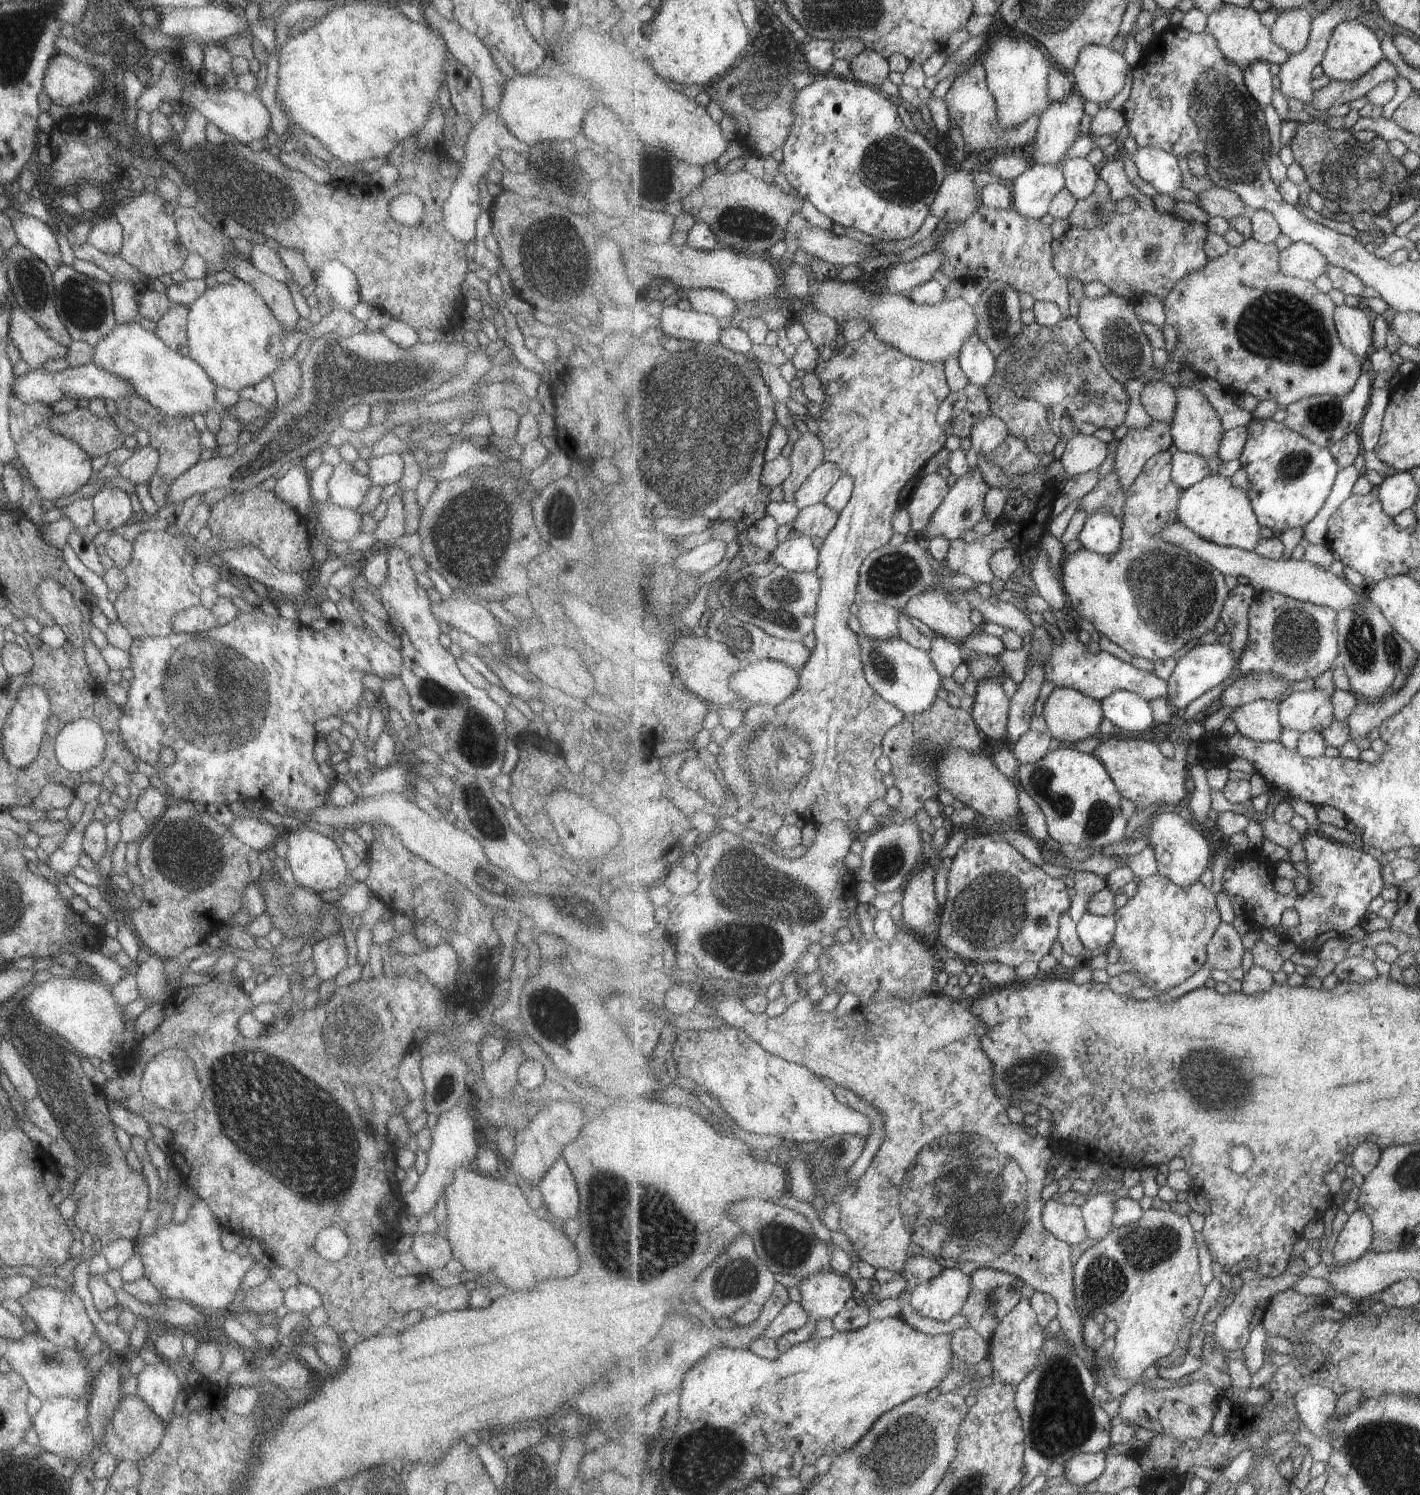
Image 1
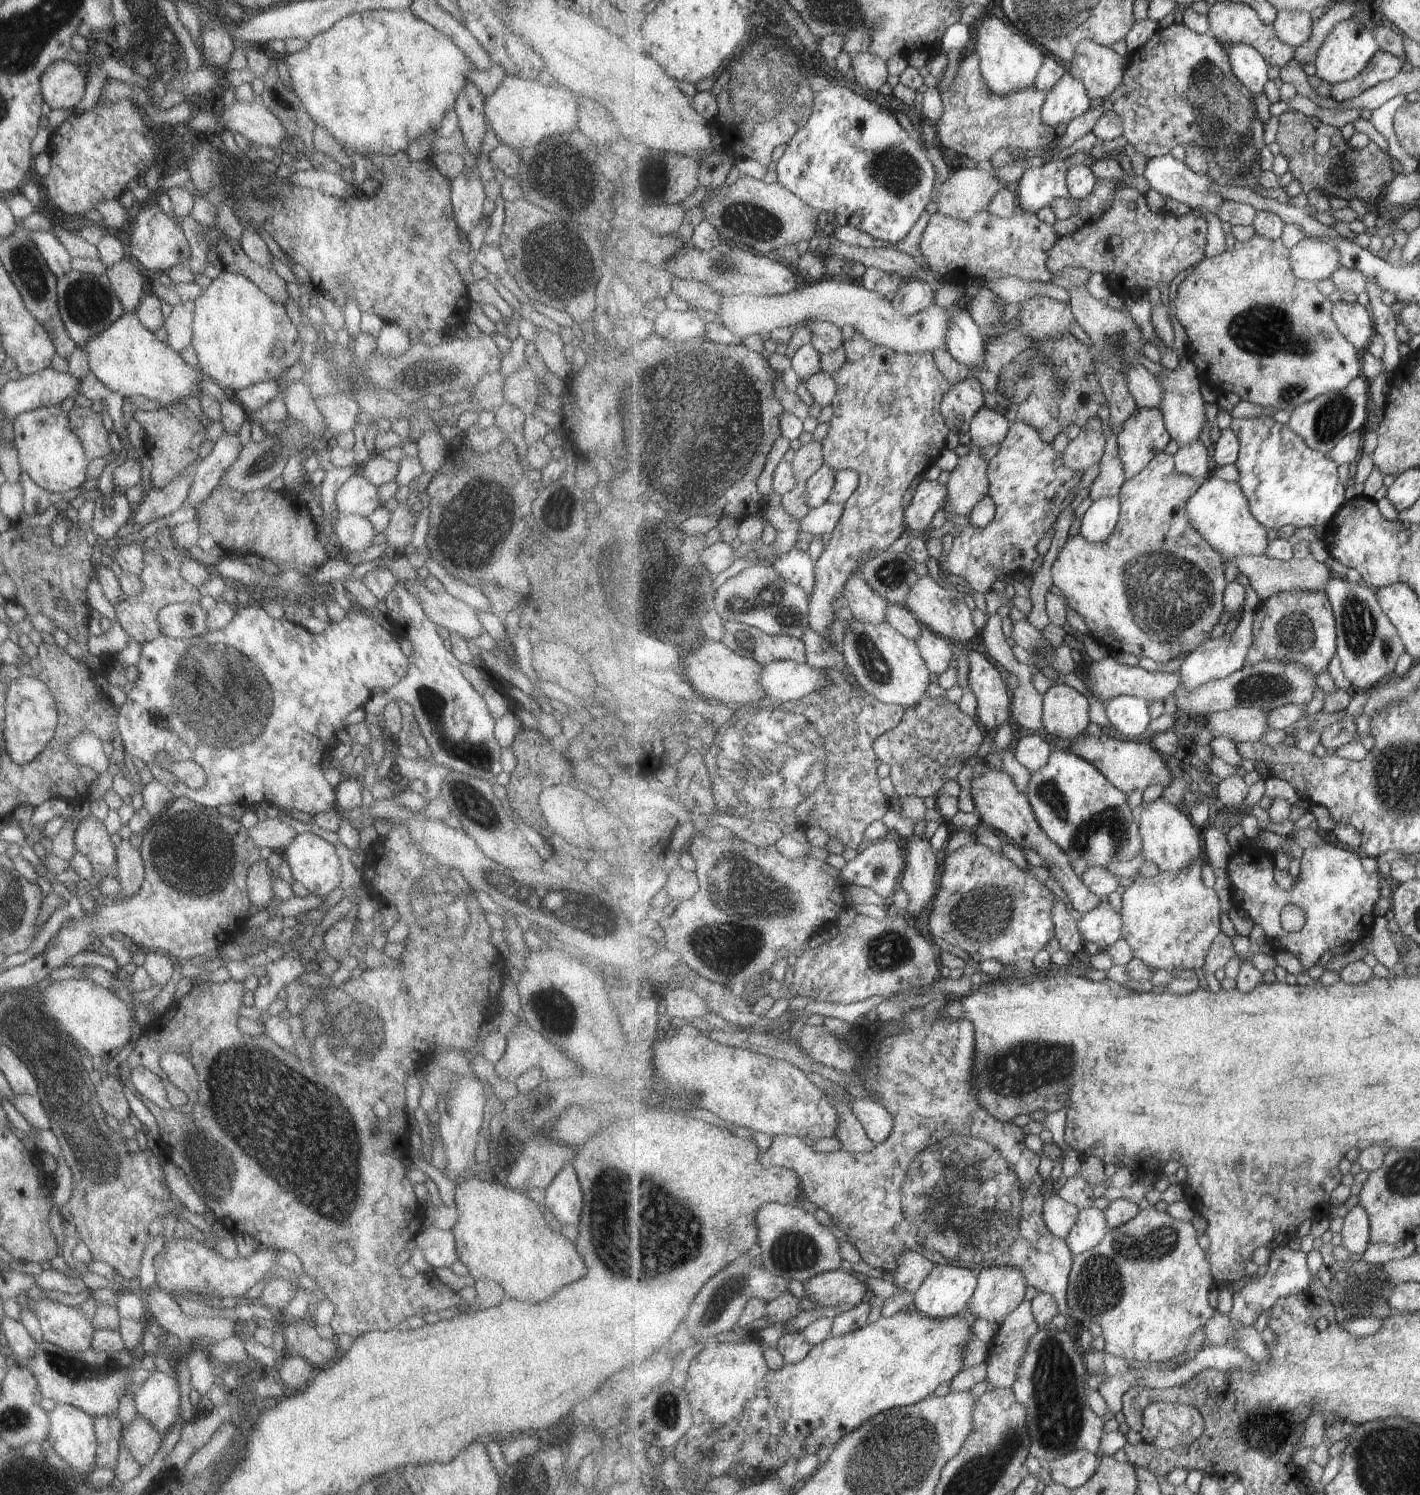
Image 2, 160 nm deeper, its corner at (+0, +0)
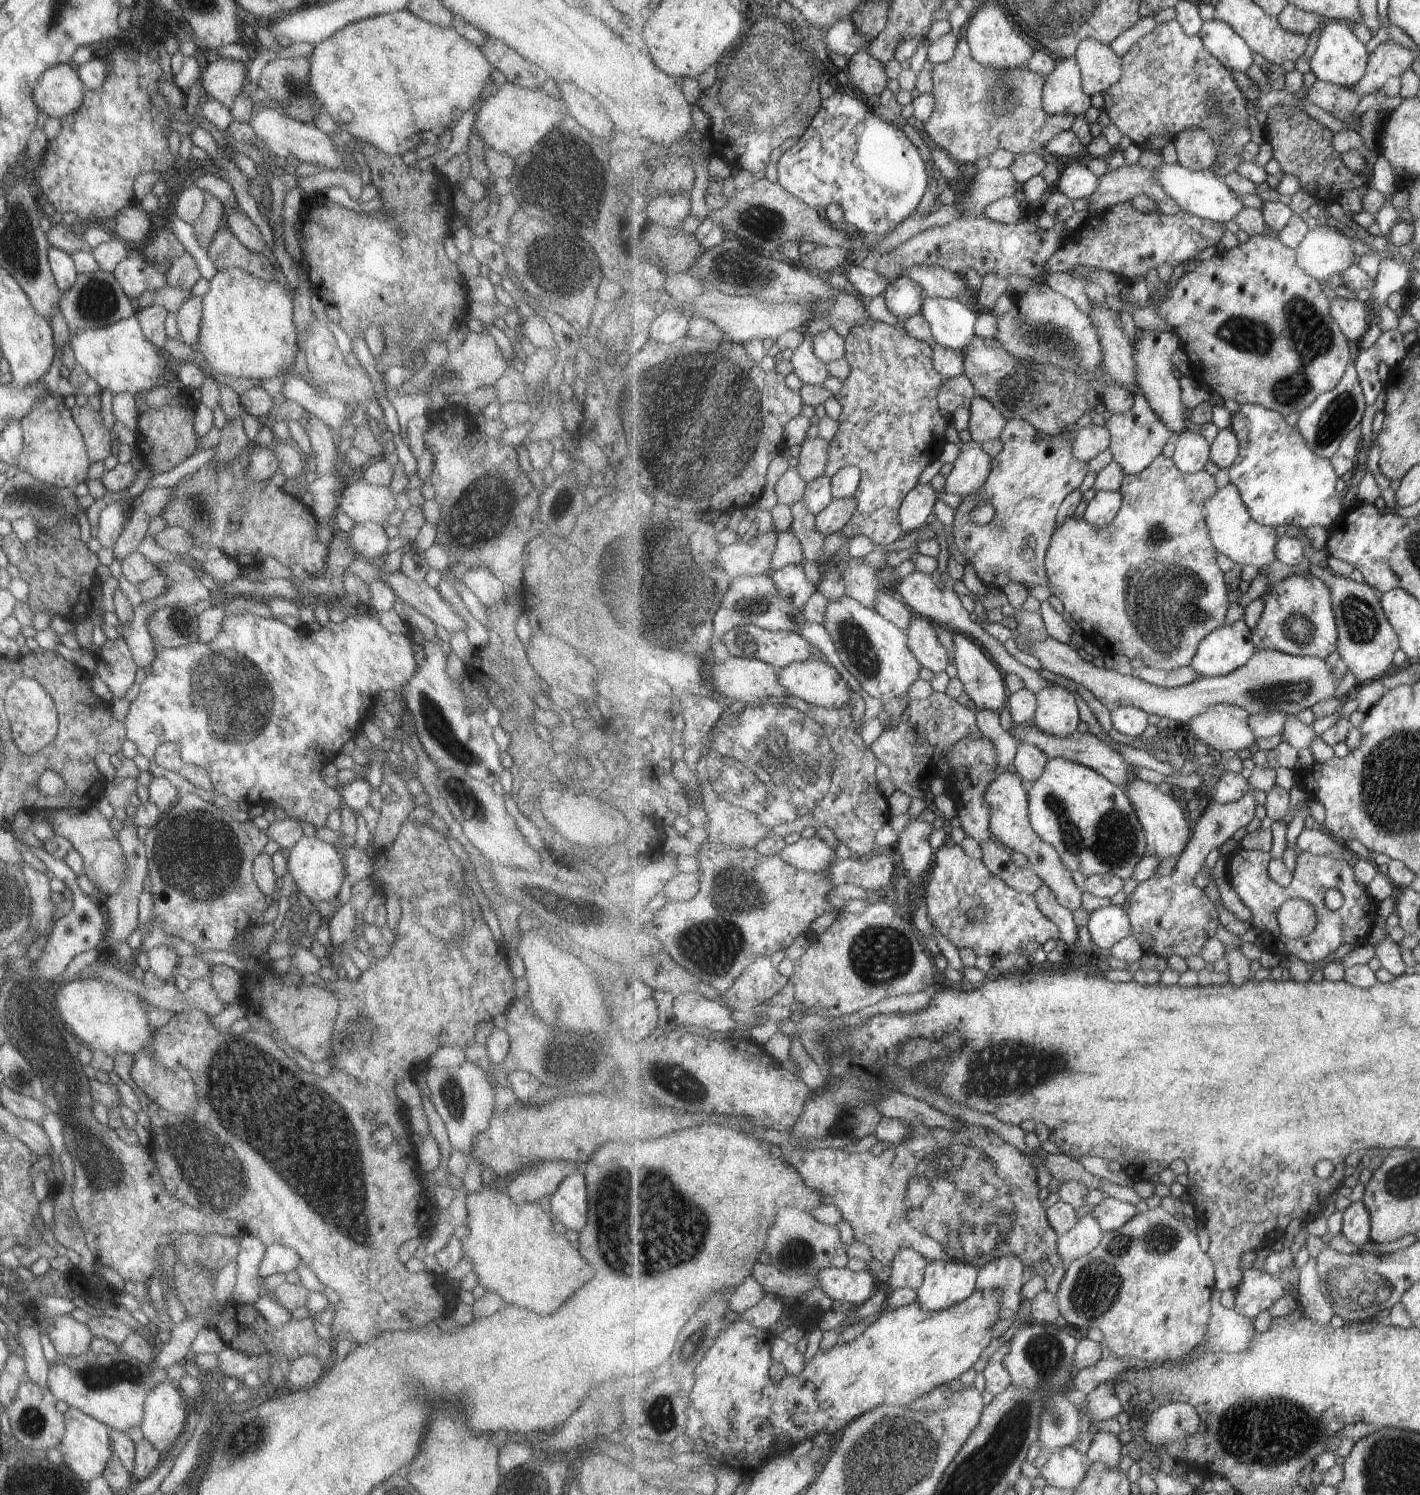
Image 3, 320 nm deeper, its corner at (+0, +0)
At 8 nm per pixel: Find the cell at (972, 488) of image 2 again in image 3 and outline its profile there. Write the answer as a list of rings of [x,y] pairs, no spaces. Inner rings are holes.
[[[979,441],[966,442],[945,479],[944,492],[961,498],[972,495],[986,483],[992,464],[991,456],[981,448]]]

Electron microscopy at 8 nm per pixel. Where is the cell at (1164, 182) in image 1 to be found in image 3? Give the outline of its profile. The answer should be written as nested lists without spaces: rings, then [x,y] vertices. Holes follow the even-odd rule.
[[[1179,162],[1155,169],[1153,176],[1157,182],[1179,203],[1179,206],[1188,213],[1215,222],[1225,223],[1235,220],[1240,212],[1246,207],[1242,196],[1233,192],[1223,178],[1215,172],[1214,168],[1204,171],[1192,171],[1183,167]]]

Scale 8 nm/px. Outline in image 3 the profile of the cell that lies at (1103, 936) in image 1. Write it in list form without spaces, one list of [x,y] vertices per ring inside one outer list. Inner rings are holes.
[[[1109,905],[1089,916],[1087,928],[1092,942],[1099,948],[1110,950],[1118,942],[1133,934],[1133,925],[1127,911],[1121,905]]]

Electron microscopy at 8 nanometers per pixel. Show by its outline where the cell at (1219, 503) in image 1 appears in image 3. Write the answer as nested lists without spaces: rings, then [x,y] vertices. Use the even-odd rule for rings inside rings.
[[[1233,483],[1218,489],[1215,496],[1207,499],[1206,523],[1218,552],[1226,554],[1235,563],[1256,566],[1261,570],[1277,560],[1276,548],[1280,539],[1277,528],[1259,524],[1251,516],[1250,509],[1243,502],[1242,493]]]

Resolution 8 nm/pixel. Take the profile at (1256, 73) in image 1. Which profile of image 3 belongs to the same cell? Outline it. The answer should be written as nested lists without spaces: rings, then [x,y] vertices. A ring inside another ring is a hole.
[[[1215,18],[1205,21],[1198,35],[1202,36],[1206,49],[1219,57],[1228,69],[1248,74],[1248,68],[1254,65],[1254,50],[1228,22]]]

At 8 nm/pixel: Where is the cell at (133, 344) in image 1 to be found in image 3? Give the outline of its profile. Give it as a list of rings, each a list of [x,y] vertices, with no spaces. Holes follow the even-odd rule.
[[[134,315],[99,328],[79,329],[72,335],[69,334],[68,345],[71,347],[74,361],[86,372],[88,378],[91,378],[101,391],[108,390],[113,395],[128,392],[136,397],[137,393],[145,394],[156,386],[157,378],[161,374],[165,373],[164,378],[167,378],[167,374],[171,374],[174,368],[174,364],[163,361],[159,349],[143,336]]]

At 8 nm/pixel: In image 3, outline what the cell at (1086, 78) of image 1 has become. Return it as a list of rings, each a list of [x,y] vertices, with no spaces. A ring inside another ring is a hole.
[[[1083,40],[1076,59],[1082,68],[1083,90],[1089,96],[1103,94],[1122,79],[1122,57],[1117,56],[1111,46],[1098,40]]]

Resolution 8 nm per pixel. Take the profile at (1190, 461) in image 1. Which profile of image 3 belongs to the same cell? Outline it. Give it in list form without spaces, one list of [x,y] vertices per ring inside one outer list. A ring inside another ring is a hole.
[[[1185,430],[1175,437],[1174,443],[1172,459],[1181,472],[1198,473],[1210,461],[1212,444],[1209,444],[1207,438],[1200,433]]]

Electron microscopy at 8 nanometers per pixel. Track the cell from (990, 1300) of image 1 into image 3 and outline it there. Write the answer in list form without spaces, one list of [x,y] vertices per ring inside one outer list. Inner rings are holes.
[[[1005,1255],[981,1267],[978,1289],[1001,1289],[1003,1300],[1000,1318],[1014,1319],[1023,1300],[1025,1263],[1017,1255]]]

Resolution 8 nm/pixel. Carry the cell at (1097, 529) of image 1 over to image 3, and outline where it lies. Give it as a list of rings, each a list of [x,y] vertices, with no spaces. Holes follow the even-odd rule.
[[[1098,491],[1085,506],[1084,517],[1096,527],[1107,526],[1121,510],[1123,493],[1119,491]]]

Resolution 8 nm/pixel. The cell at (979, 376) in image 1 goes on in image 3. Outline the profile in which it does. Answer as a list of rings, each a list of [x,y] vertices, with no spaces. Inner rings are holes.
[[[927,296],[921,309],[938,344],[959,352],[964,352],[976,337],[979,312],[961,301]]]

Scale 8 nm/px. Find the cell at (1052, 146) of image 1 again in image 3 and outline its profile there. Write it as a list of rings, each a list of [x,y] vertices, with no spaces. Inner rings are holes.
[[[1076,56],[1058,59],[1055,70],[1046,76],[1043,106],[1048,113],[1085,115],[1091,98],[1083,90],[1082,68]]]

